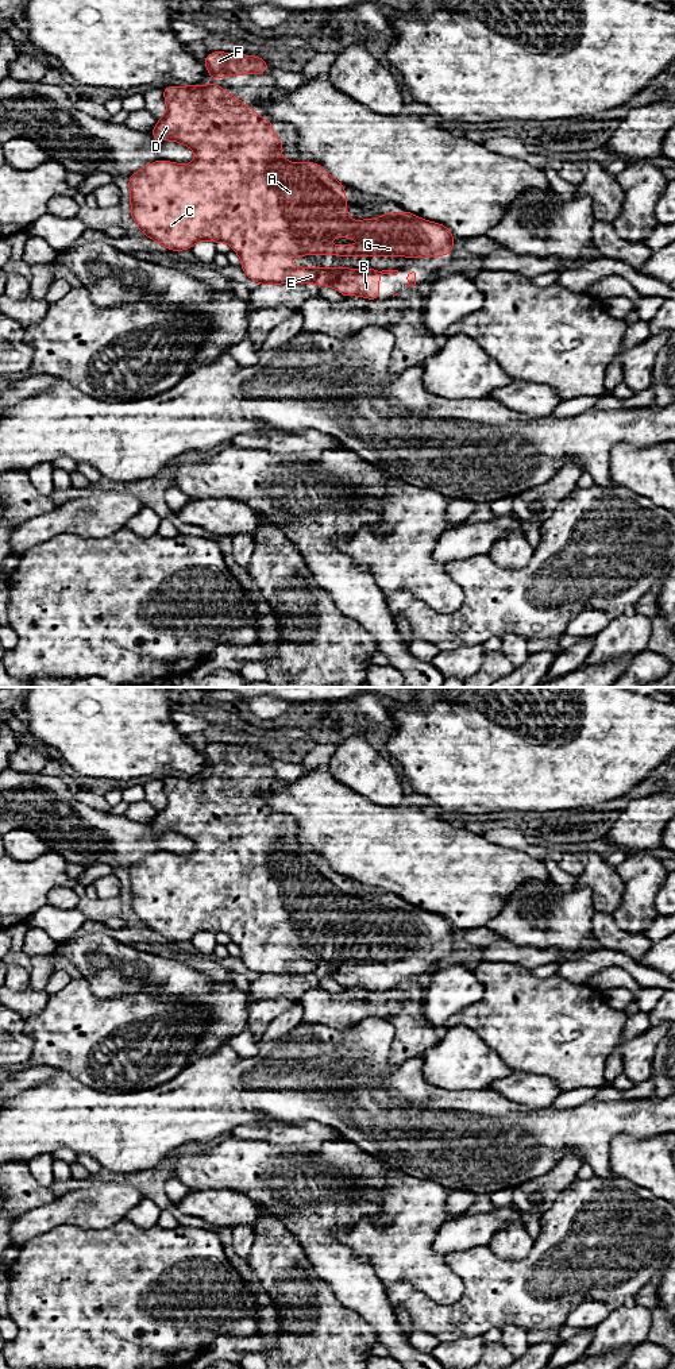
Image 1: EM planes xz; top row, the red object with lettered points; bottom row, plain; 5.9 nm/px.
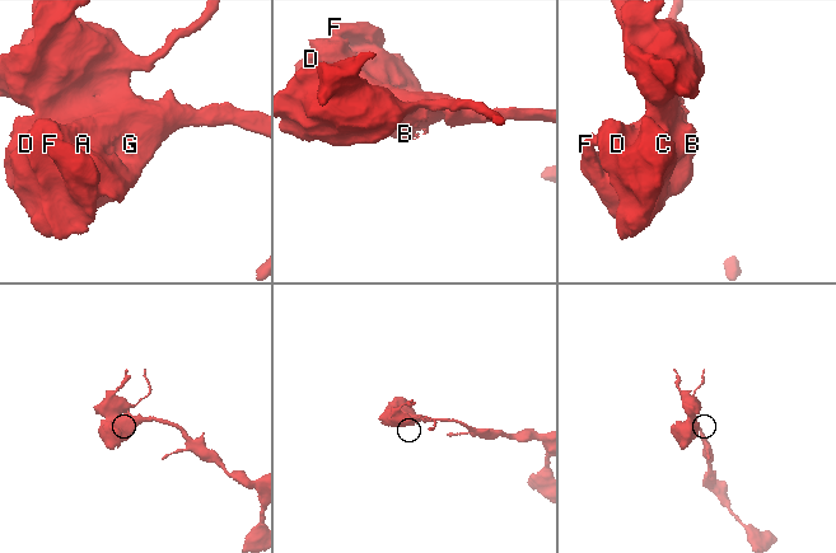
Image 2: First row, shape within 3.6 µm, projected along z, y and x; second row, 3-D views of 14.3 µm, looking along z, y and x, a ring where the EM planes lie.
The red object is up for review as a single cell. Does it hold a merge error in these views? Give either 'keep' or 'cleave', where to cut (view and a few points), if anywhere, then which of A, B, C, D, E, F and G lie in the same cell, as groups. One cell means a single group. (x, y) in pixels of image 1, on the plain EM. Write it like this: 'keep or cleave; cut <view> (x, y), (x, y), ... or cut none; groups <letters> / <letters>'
keep; cut none; groups A B C D E F G

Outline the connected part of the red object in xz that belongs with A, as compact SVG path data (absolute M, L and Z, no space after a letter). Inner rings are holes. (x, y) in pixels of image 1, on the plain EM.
M188 776L182 778L165 778L162 779L165 794L167 797L167 803L158 811L157 817L151 821L151 826L157 833L161 832L174 832L181 836L190 838L194 842L194 853L189 856L182 855L173 855L170 852L155 852L150 856L146 856L139 863L134 864L128 868L130 875L130 894L131 894L131 909L134 910L135 915L139 921L148 928L150 930L155 932L157 934L165 937L171 942L181 942L181 941L190 941L197 933L200 932L211 932L213 934L225 933L231 937L232 942L235 942L242 950L242 960L246 967L256 972L261 976L277 976L277 975L301 975L301 973L313 973L319 979L321 977L331 977L338 980L340 986L344 988L348 987L360 987L367 991L379 991L379 967L381 965L393 965L397 967L398 961L374 961L374 960L346 960L346 959L296 959L289 957L288 952L290 949L296 949L298 946L343 946L343 948L408 948L408 949L423 949L423 948L441 948L450 946L454 941L454 926L452 923L443 915L432 914L425 910L420 910L416 906L405 902L401 905L383 905L378 910L362 910L359 915L355 914L354 910L346 903L346 895L350 892L348 888L344 887L344 875L336 872L324 859L315 853L302 853L302 855L293 855L288 851L282 851L282 834L277 825L271 822L273 814L266 813L262 810L262 806L255 806L252 803L251 797L244 797L236 786L230 786L219 776ZM338 928L347 928L351 930L402 930L405 933L404 937L323 937L323 933L331 932Z

